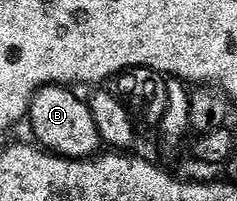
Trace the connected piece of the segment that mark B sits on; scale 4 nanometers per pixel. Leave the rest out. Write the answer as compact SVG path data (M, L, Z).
M48 84L40 87L31 97L31 106L27 110L26 121L31 122L35 133L34 141L44 150L60 154L63 158L91 156L100 149L101 139L97 124L93 124L93 112L86 101L74 94L74 89L63 84Z

